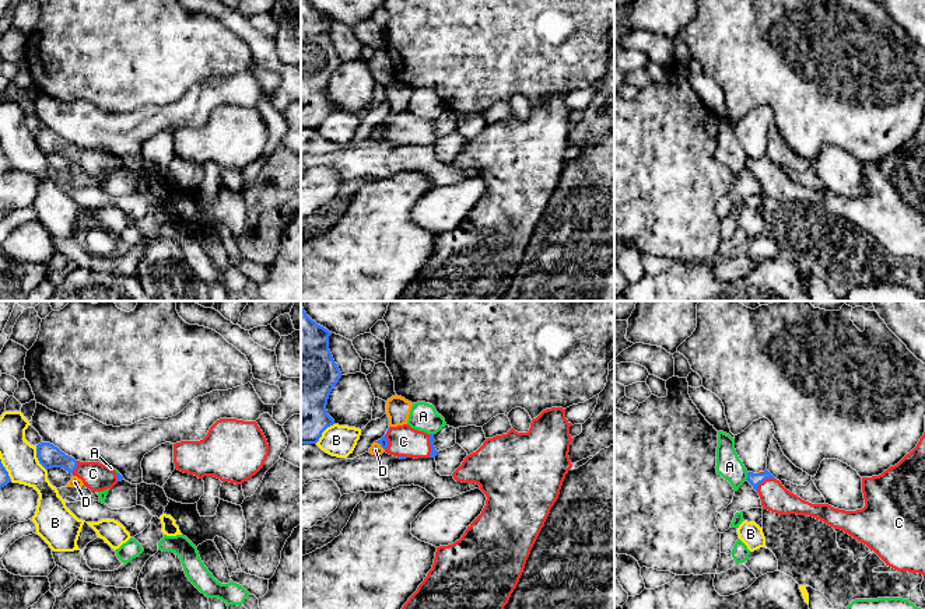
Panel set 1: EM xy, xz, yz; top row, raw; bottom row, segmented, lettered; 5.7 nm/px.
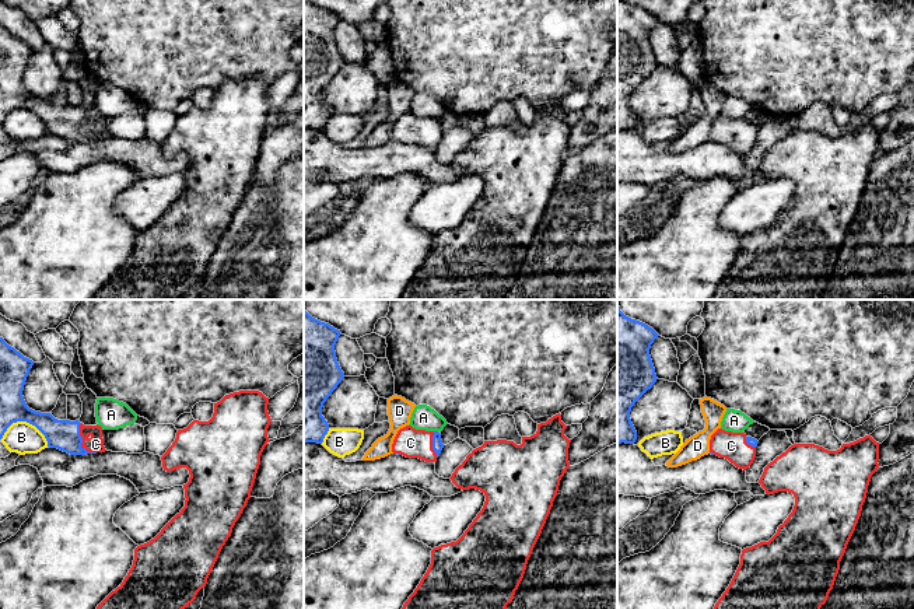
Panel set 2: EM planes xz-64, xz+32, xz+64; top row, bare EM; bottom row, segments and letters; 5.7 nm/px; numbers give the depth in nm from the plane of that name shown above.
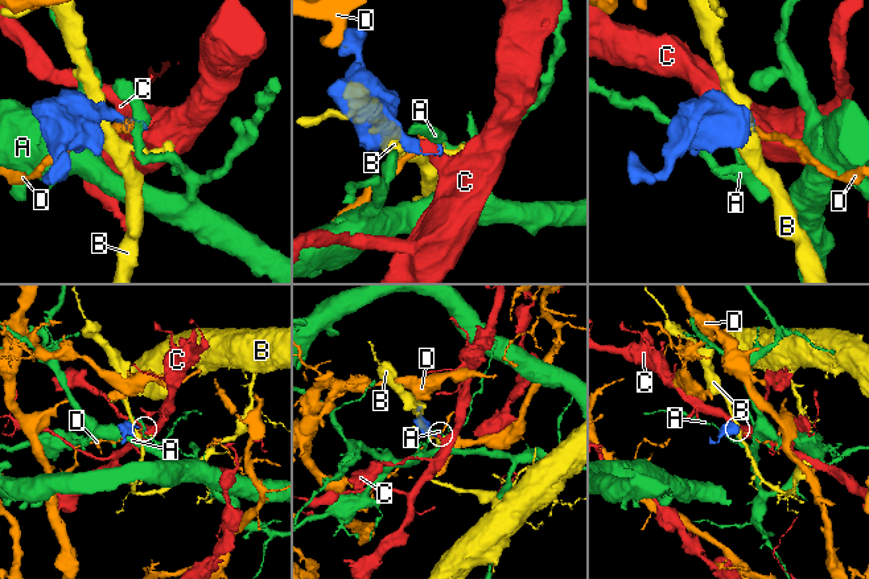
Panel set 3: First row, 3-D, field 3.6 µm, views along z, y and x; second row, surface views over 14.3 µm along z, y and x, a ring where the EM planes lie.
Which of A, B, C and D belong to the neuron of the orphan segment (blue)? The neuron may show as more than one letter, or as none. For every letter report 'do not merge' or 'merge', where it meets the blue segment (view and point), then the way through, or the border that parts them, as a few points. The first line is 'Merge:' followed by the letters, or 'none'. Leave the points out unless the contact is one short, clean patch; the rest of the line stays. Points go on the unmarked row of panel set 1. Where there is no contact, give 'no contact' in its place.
Merge: C
A: do not merge | yz (747, 163) | along yz (749, 158), (745, 165)
B: do not merge | xy (38, 146) | along xy (35, 133), (38, 149), (46, 157)
C: merge | xz (430, 130) | across xz (434, 137), (430, 130), (403, 128)
D: do not merge | xz (381, 132) | along xz (375, 128), (384, 136)

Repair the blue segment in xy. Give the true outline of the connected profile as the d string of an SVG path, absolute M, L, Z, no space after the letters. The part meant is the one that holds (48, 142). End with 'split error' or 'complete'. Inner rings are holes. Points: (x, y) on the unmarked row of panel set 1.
M50 129L36 132L36 144L46 157L50 154L63 154L73 162L77 162L91 178L112 175L118 168L123 167L123 162L109 153L99 148L76 147Z; split error

